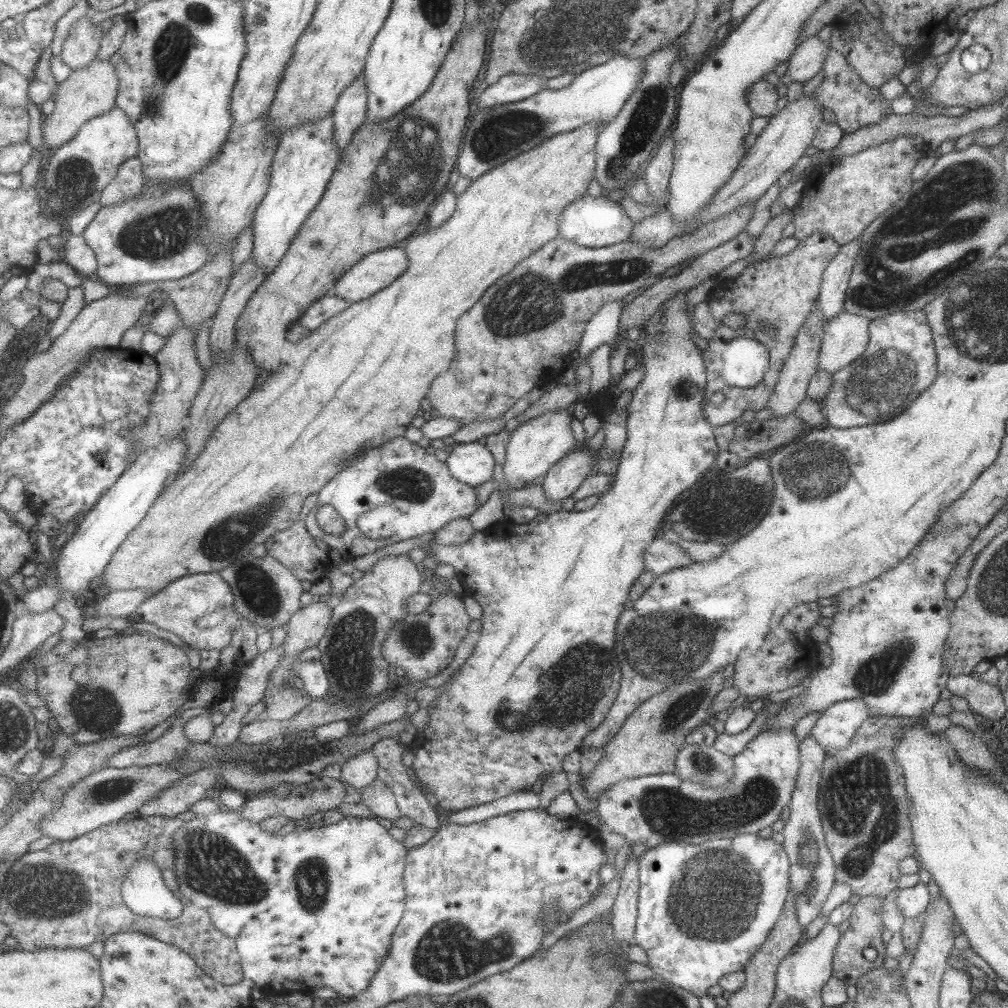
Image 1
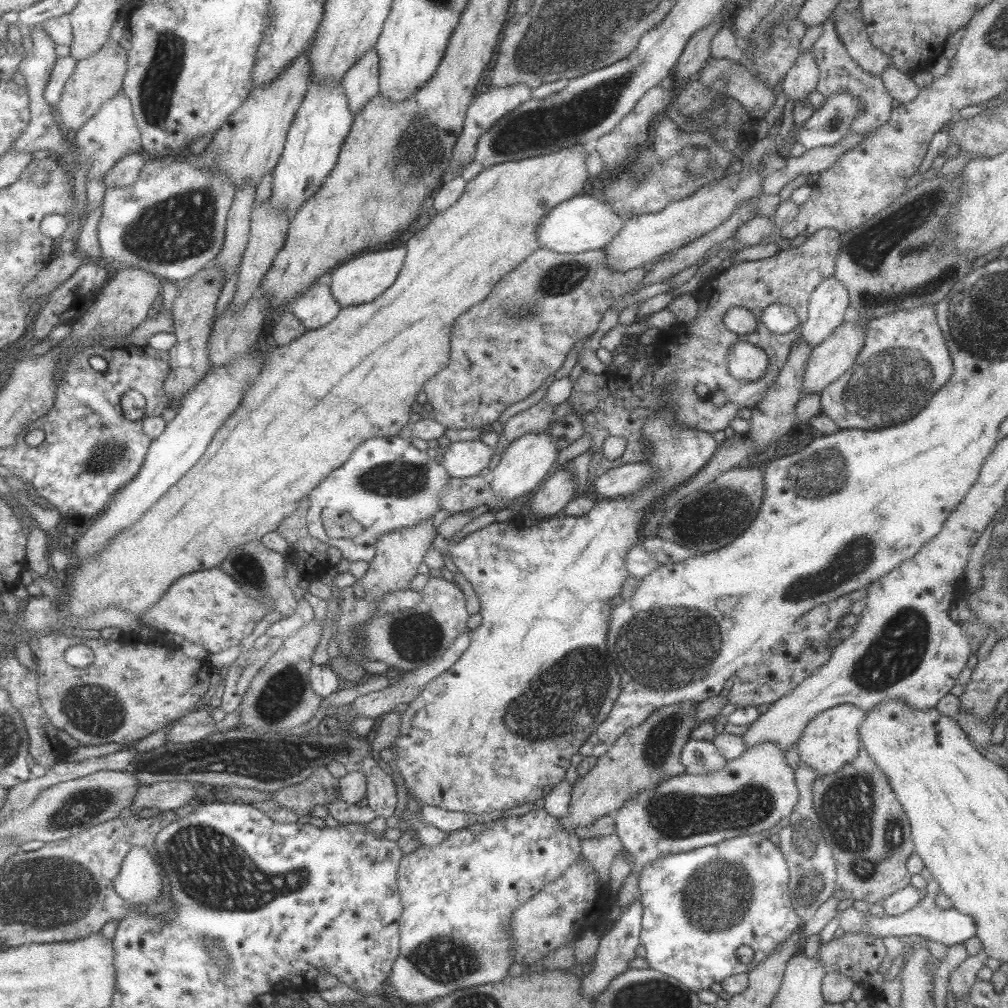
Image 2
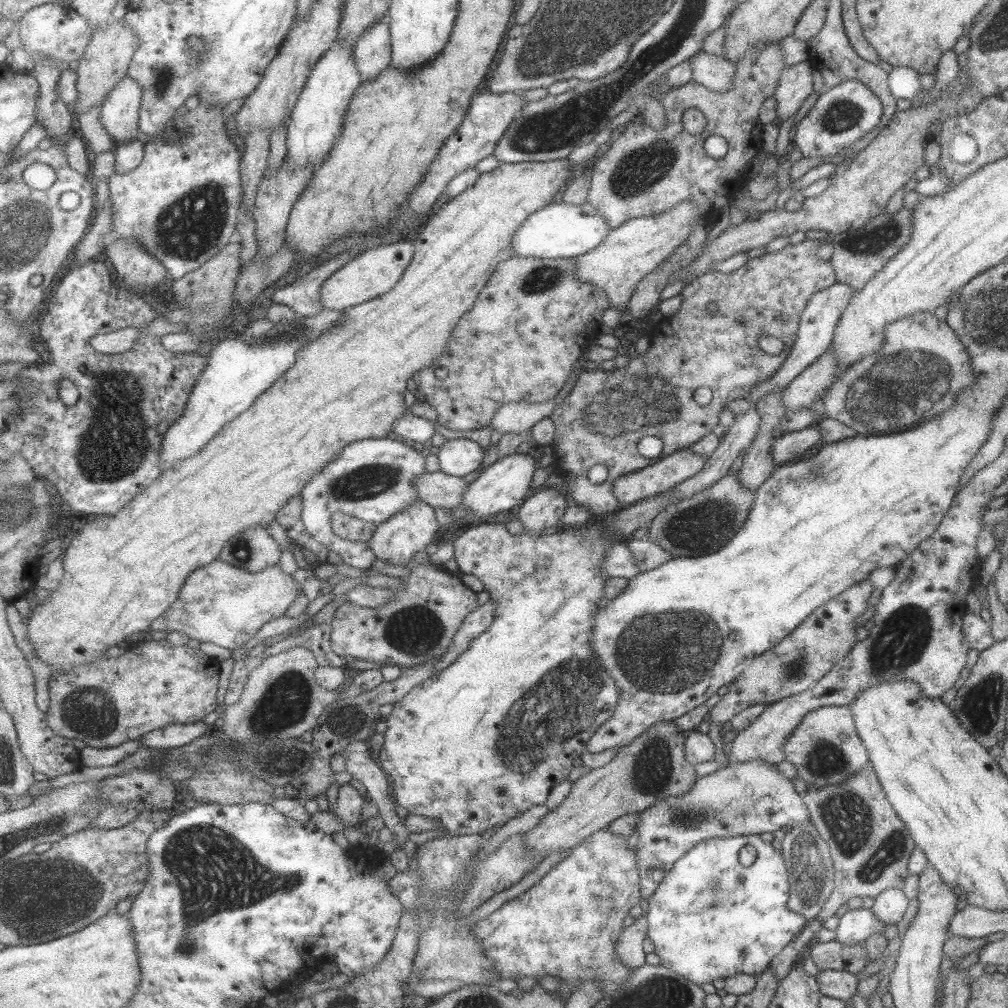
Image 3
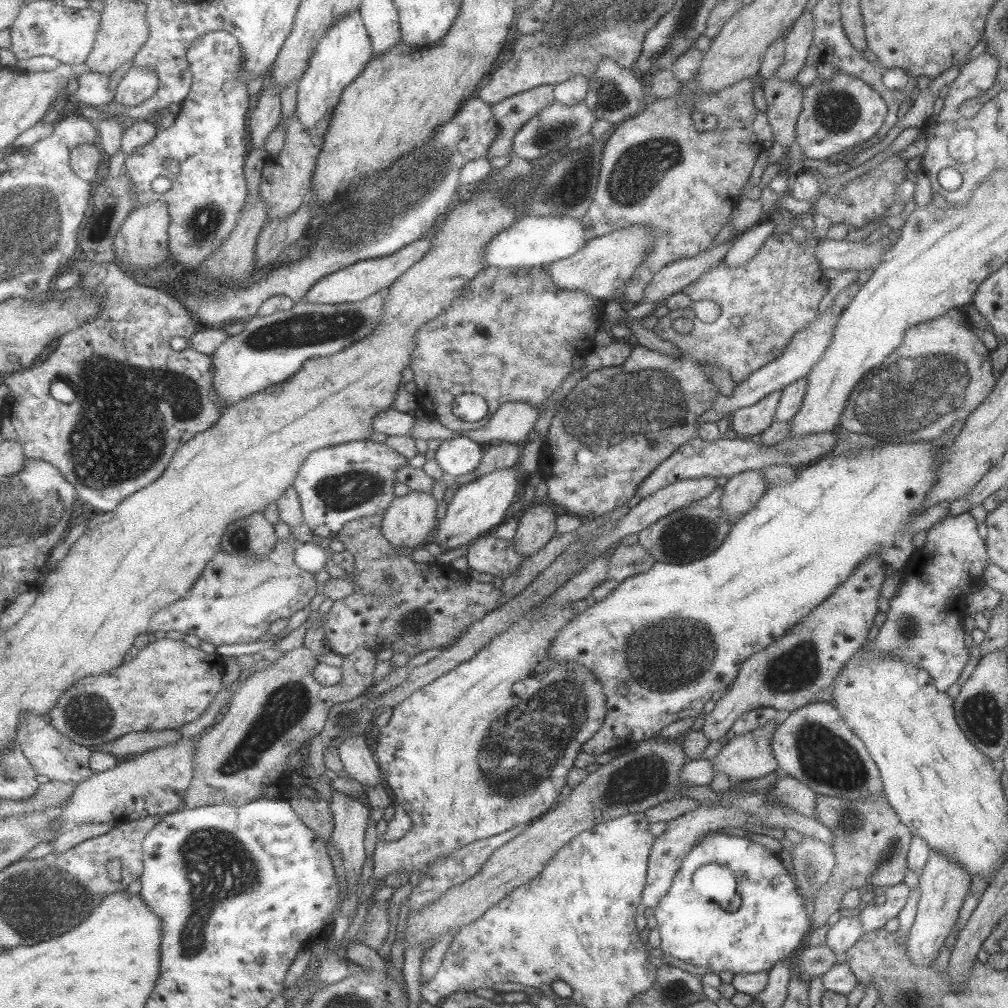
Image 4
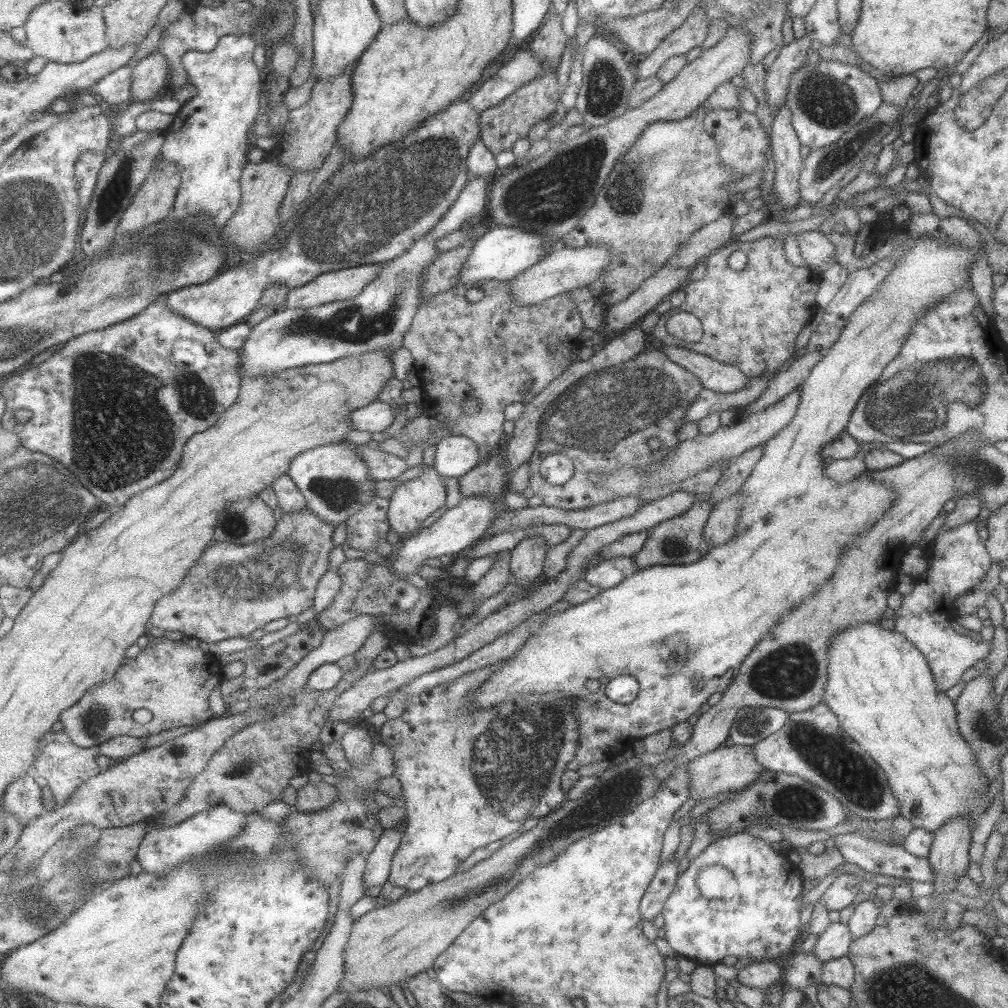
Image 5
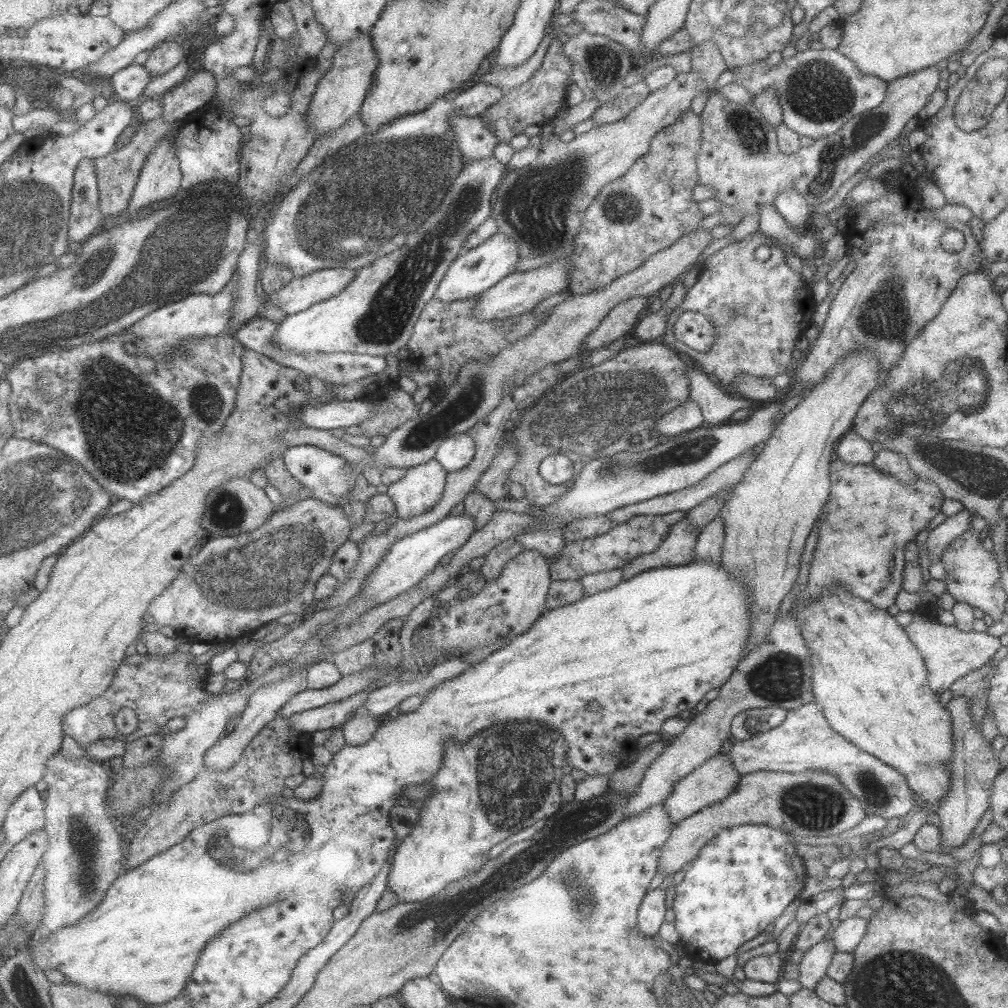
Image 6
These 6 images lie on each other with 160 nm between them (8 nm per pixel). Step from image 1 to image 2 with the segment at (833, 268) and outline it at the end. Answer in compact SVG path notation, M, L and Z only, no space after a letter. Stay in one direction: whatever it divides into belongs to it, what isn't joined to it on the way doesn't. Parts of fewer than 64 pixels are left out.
M831 275L823 279L808 300L807 320L801 324L800 336L811 348L835 330L850 315L848 290Z

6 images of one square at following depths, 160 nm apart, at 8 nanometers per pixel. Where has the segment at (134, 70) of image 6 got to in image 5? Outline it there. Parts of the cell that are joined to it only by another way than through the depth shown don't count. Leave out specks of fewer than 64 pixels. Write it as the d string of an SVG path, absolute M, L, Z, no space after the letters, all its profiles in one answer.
M121 67L118 71L105 76L91 87L100 101L107 101L109 105L128 105L132 102L132 74L133 67Z

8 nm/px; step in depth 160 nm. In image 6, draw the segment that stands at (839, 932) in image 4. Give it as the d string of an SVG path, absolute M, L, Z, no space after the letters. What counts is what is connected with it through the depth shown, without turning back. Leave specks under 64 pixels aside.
M821 940L813 944L809 950L803 952L803 957L798 963L797 982L803 988L813 991L819 980L826 976L827 967L835 952L835 944L832 940Z

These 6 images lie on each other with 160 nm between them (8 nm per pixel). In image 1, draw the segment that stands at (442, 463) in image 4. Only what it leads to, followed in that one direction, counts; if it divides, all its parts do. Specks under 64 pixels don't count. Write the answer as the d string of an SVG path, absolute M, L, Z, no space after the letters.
M471 442L454 445L449 449L449 453L447 465L450 466L450 472L460 481L477 487L493 479L496 459L487 444Z

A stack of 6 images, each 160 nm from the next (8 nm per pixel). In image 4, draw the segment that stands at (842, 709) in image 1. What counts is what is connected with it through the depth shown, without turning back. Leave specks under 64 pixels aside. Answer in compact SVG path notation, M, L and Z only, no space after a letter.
M815 702L787 712L772 734L770 742L778 767L787 775L806 784L817 795L836 796L840 799L861 800L882 794L880 772L863 742L847 726L842 714L831 702Z

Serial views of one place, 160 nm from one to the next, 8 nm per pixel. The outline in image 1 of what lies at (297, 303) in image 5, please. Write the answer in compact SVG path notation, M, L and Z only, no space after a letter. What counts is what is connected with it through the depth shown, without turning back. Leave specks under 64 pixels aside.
M405 248L374 252L346 272L333 292L351 304L371 298L390 287L410 266L411 259Z

